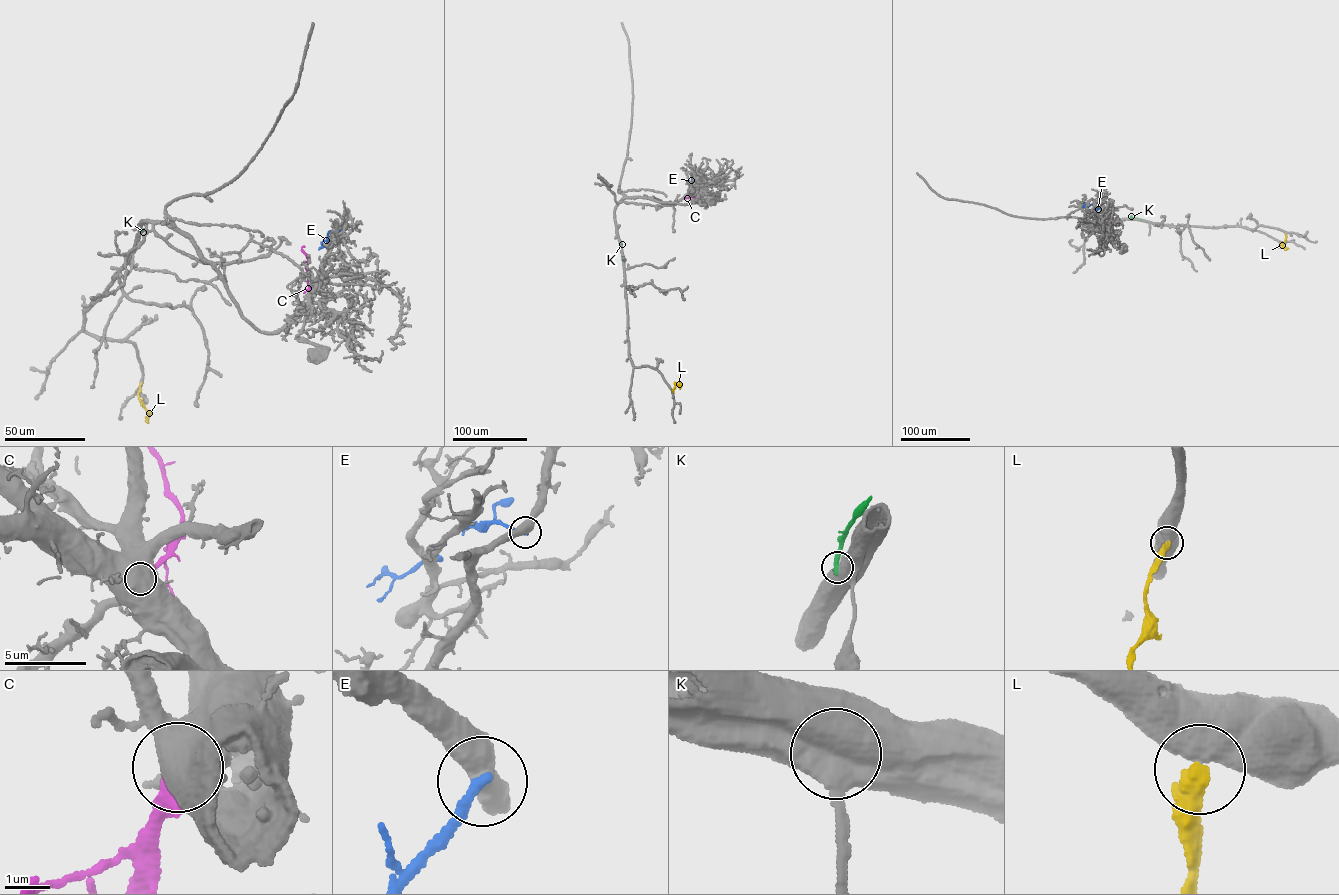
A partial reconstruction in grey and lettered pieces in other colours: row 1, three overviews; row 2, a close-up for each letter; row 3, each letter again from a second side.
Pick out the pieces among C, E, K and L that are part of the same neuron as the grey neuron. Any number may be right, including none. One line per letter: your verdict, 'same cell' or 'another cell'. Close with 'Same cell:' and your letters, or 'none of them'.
C: another cell
E: another cell
K: another cell
L: another cell
Same cell: none of them

